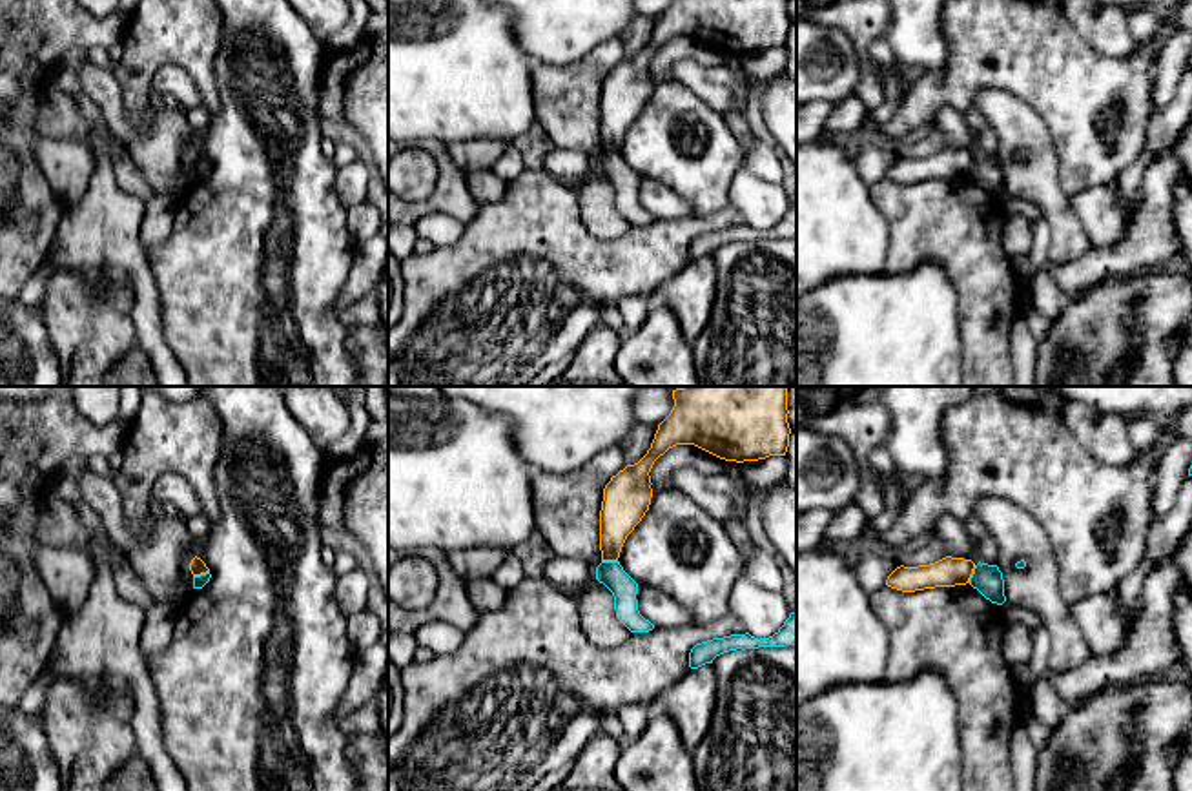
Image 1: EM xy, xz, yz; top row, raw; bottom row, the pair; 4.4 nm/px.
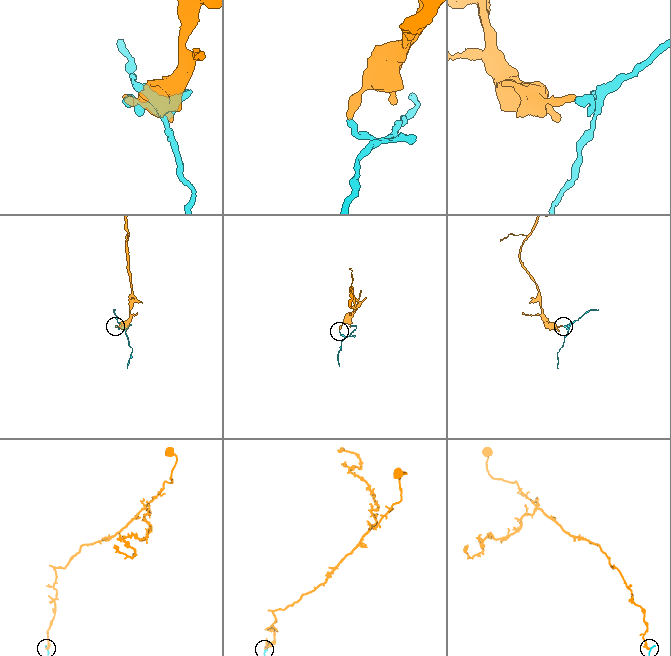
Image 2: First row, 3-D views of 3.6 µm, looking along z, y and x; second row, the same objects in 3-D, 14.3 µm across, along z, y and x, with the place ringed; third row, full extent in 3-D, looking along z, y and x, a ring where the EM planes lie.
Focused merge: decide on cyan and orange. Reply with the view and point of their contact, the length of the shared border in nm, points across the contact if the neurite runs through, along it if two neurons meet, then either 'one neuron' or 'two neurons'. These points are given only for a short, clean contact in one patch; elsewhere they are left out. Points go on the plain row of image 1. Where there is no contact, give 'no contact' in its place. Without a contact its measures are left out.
contact yz (972, 166); length 90 nm; border yz (976, 157), (968, 174); two neurons

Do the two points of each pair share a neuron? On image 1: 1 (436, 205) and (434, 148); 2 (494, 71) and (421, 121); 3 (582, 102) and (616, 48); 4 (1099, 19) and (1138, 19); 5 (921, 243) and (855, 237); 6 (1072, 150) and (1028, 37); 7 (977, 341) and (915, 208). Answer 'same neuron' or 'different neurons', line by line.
1: same neuron
2: same neuron
3: same neuron
4: different neurons
5: different neurons
6: same neuron
7: same neuron

